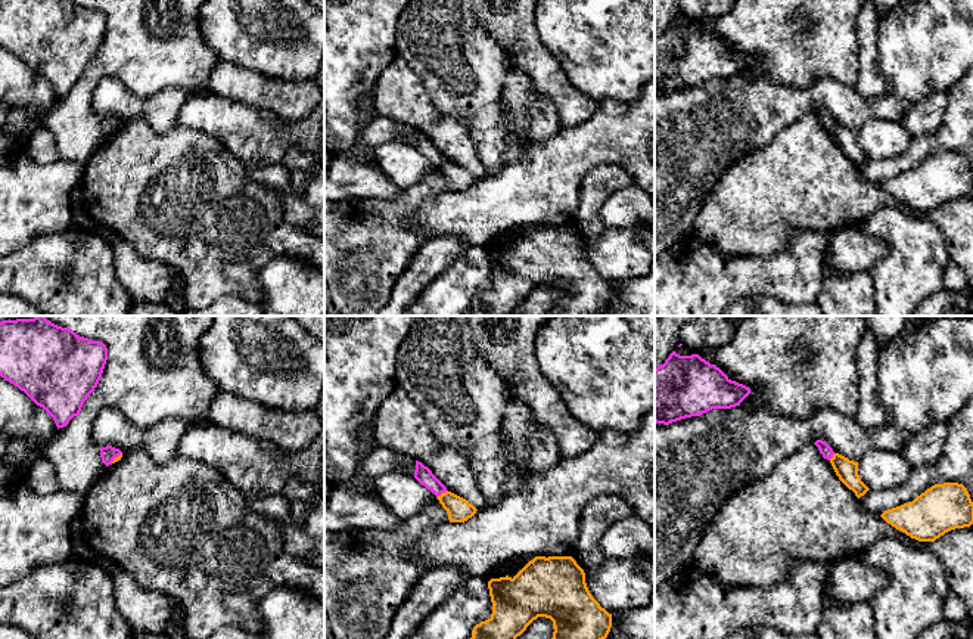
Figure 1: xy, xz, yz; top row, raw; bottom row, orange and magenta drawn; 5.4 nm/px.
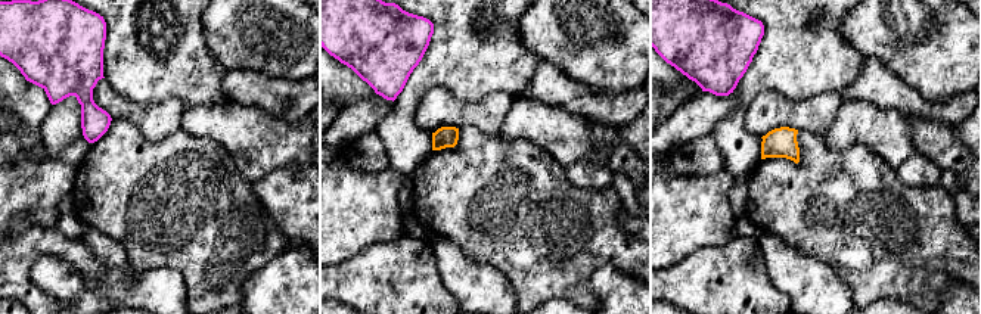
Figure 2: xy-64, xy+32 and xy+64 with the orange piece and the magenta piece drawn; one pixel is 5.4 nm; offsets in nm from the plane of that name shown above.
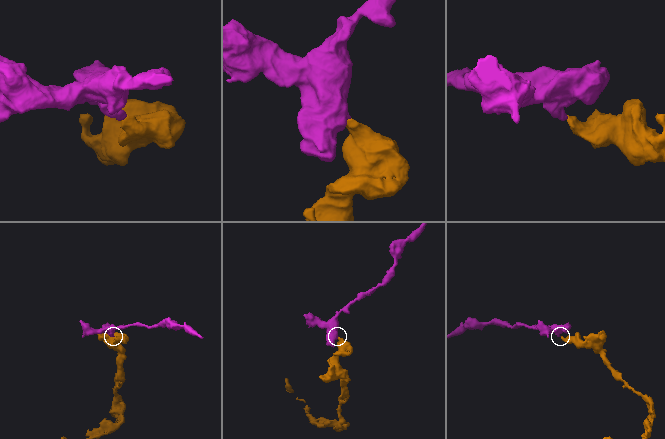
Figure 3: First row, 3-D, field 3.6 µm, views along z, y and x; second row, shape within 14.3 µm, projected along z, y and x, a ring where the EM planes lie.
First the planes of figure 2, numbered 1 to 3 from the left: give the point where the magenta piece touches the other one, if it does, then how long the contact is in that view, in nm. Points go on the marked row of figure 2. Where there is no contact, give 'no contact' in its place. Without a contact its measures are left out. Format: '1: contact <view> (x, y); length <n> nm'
1: no contact
2: no contact
3: no contact

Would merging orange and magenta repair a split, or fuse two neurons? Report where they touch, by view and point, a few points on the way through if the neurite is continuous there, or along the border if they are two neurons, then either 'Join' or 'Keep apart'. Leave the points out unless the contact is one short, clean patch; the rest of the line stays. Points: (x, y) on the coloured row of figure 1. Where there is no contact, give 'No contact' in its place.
Touches orange at xz (443, 493). Path across: xz (459, 509), (443, 493), (422, 474). Join

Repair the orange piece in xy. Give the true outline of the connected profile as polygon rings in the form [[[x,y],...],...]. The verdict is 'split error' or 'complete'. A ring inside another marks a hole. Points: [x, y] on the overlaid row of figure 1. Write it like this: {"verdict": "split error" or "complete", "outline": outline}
{"verdict": "split error", "outline": [[[106,446],[106,447],[100,449],[100,457],[102,457],[102,462],[106,466],[109,466],[109,465],[121,460],[122,452],[119,449],[112,447],[112,446]]]}

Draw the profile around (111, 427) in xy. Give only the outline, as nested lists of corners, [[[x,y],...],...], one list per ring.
[[[103,407],[93,421],[91,437],[99,449],[112,446],[121,452],[143,450],[156,463],[165,463],[177,456],[186,429],[187,424],[180,418],[168,418],[153,426],[140,428],[121,412]]]

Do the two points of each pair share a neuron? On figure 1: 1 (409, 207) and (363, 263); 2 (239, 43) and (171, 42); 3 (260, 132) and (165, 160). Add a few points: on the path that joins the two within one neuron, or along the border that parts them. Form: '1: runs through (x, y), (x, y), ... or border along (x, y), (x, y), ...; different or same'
1: runs through (395, 220), (366, 250); same
2: border along (198, 15), (198, 27), (204, 42), (220, 58); different
3: border along (189, 129), (205, 132), (215, 137), (243, 164); different

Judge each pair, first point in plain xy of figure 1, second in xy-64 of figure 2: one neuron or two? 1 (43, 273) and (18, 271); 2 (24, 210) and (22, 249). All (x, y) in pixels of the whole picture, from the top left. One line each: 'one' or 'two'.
1: one
2: two

